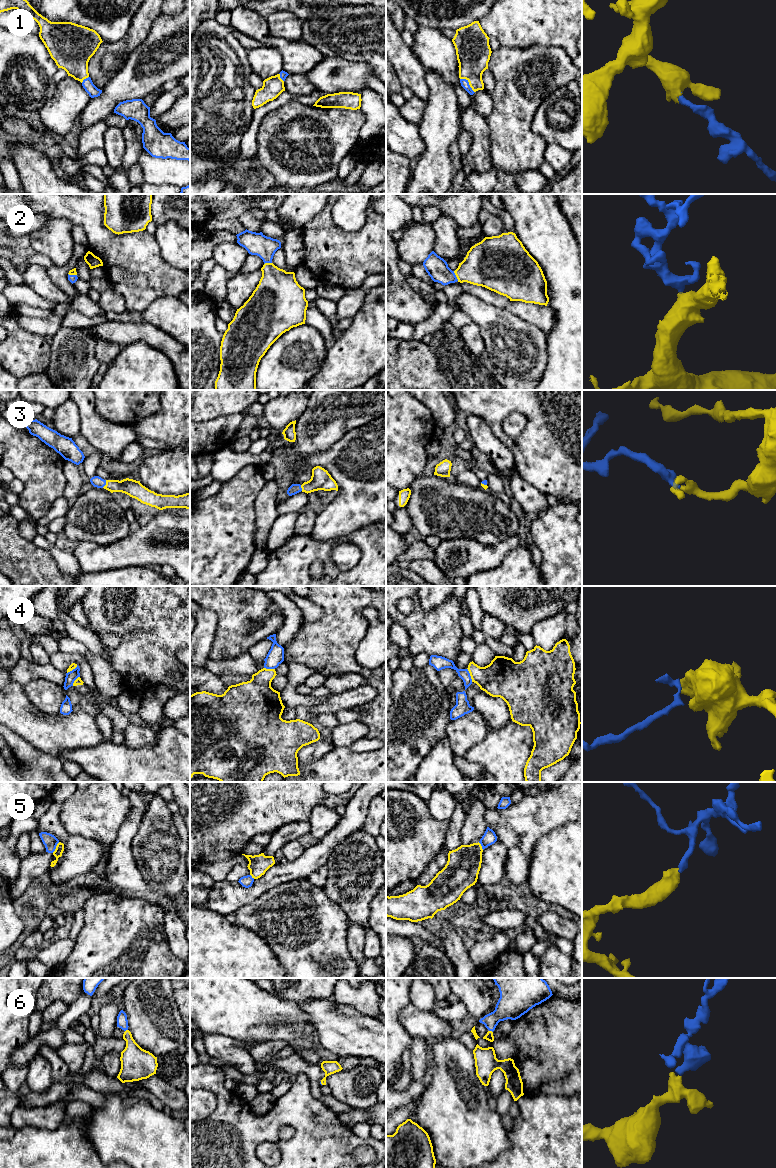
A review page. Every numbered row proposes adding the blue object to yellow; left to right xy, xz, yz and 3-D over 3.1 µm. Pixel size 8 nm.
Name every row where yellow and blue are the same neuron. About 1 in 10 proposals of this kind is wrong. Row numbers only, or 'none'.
1, 2, 3, 6

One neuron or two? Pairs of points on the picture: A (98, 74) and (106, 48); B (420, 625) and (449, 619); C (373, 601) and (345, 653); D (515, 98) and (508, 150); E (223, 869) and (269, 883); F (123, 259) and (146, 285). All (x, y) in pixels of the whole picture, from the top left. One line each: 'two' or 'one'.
A: one
B: one
C: one
D: one
E: two
F: one

